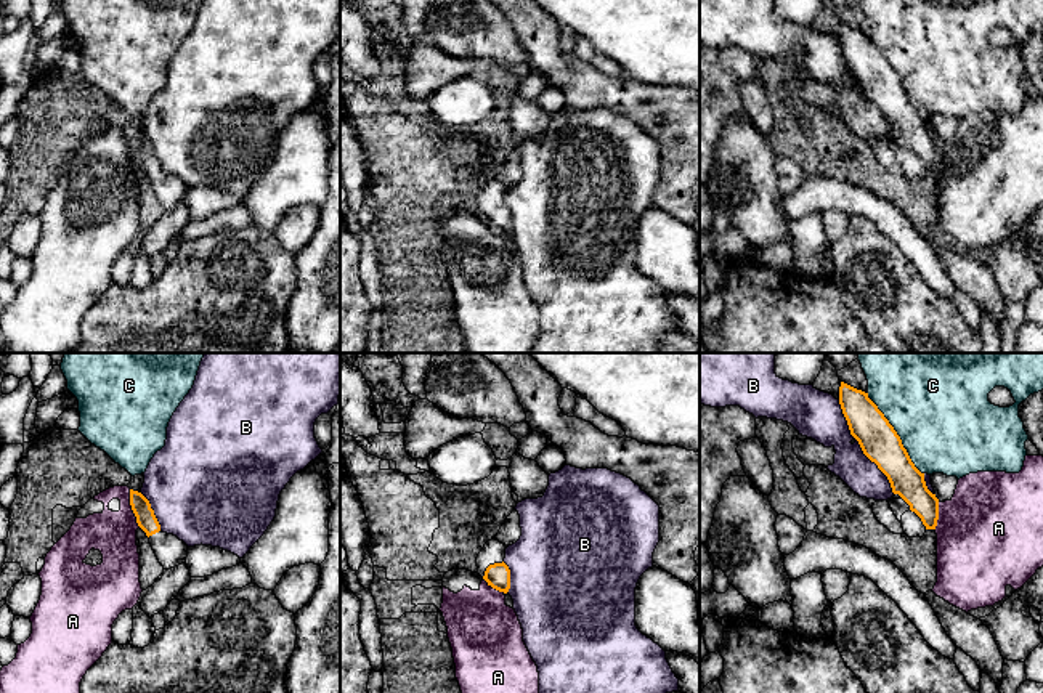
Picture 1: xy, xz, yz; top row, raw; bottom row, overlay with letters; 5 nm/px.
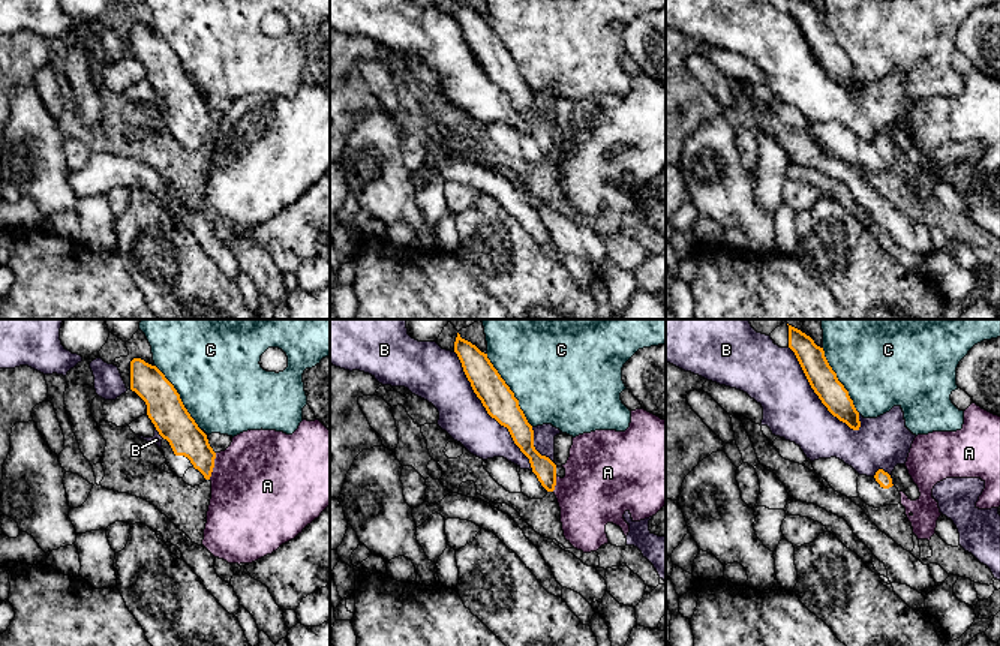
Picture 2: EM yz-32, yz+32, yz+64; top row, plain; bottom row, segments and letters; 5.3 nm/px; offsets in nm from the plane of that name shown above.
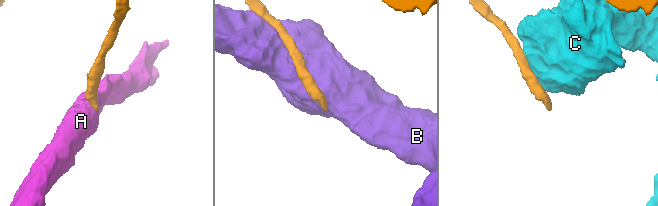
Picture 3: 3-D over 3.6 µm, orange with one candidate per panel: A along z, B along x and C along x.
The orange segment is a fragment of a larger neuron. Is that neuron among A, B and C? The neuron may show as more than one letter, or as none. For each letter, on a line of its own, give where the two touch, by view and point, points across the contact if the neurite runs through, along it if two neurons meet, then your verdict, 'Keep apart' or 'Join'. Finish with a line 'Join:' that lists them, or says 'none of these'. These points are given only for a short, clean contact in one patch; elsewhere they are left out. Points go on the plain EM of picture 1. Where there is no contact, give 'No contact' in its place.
A: Touches orange at xy (132, 149). Boundary: xy (129, 130), (129, 145), (140, 167). Keep apart
B: Touches orange at yz (860, 87). Keep apart
C: Touches orange at yz (896, 74). Keep apart
Join: none of these

